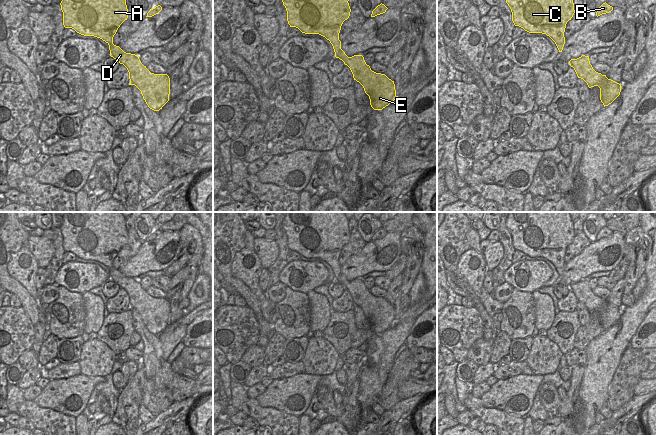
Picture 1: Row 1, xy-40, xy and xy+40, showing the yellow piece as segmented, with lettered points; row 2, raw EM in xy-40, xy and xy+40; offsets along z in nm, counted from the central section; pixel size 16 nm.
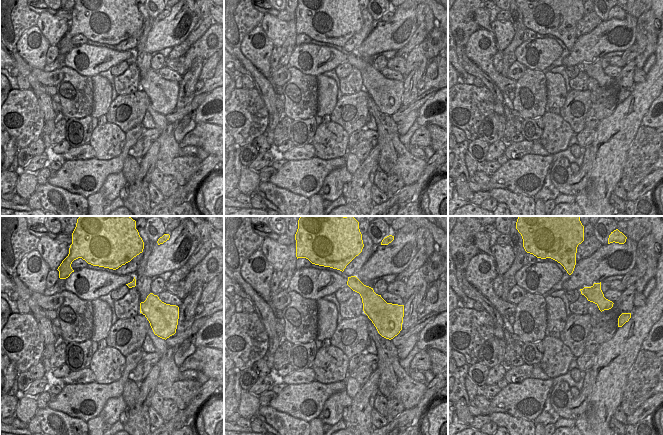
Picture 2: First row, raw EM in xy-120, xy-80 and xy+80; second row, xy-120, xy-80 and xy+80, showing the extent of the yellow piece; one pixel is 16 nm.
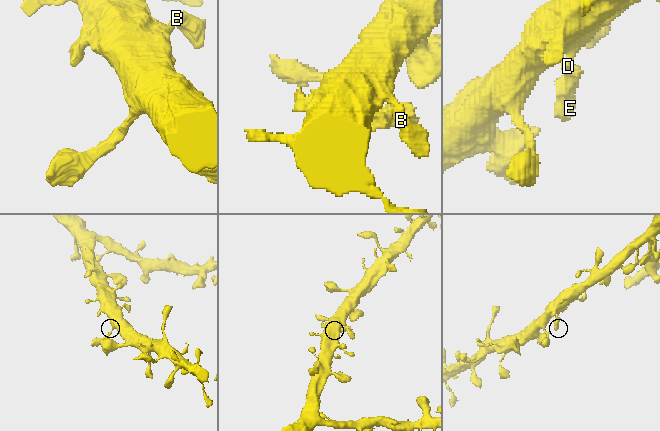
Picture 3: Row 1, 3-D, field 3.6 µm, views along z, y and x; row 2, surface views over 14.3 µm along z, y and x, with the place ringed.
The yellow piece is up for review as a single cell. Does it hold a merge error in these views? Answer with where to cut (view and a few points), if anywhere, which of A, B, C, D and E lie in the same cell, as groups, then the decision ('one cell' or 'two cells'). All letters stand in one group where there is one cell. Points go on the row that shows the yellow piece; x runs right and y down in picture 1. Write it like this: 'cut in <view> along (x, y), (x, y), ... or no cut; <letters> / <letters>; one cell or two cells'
no cut; A B C D E; one cell

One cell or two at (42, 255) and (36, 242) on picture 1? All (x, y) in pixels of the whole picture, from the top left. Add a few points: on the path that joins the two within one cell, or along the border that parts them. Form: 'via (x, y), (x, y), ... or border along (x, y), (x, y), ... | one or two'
via (42, 252), (38, 245) | one

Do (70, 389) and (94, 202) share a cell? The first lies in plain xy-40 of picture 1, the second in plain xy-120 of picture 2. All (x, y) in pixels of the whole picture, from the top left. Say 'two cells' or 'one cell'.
two cells

